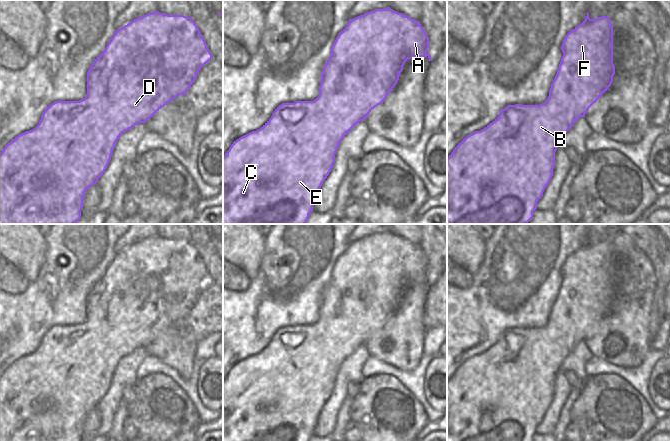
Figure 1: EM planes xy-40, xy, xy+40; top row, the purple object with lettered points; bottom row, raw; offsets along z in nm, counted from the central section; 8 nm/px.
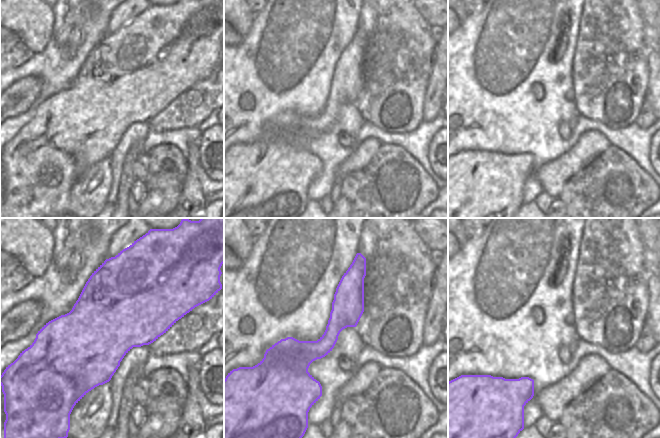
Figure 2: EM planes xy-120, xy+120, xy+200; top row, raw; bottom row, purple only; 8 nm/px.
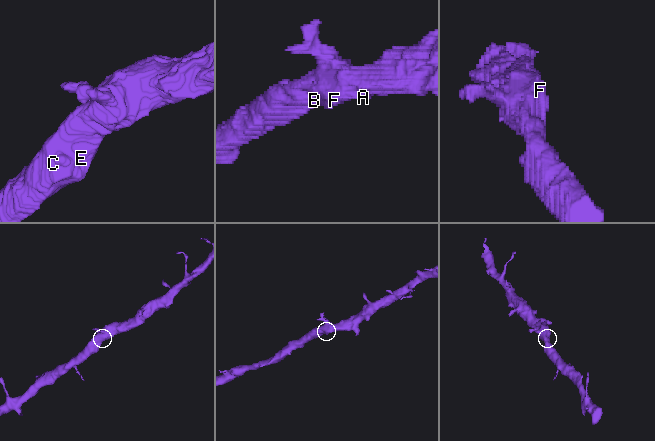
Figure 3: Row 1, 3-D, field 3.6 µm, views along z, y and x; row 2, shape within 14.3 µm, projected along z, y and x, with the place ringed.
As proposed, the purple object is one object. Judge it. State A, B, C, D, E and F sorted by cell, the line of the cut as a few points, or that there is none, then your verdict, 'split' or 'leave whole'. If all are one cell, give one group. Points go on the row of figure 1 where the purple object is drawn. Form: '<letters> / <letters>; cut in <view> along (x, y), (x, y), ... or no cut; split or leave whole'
A B C D E F; no cut; leave whole

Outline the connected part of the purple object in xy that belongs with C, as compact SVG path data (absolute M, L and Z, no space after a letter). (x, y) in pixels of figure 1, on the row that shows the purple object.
M388 7L386 9L376 9L374 11L370 11L364 15L360 15L354 19L349 19L347 26L337 36L337 38L331 48L331 56L329 57L329 59L327 60L324 68L323 68L323 72L321 74L321 84L319 86L319 96L314 101L296 101L294 103L282 103L275 109L271 118L260 129L258 129L256 131L252 131L252 132L240 137L236 141L234 141L233 144L231 145L231 147L229 148L229 150L223 156L223 224L305 224L309 218L309 214L313 211L313 206L317 200L319 190L320 190L323 182L325 181L325 179L327 178L327 176L329 175L329 173L331 172L331 170L333 168L333 164L335 162L335 154L339 148L339 144L340 144L341 140L360 121L365 121L365 118L369 115L369 113L371 112L372 109L374 109L375 107L377 107L378 105L380 105L381 103L383 103L385 101L387 96L391 93L391 91L397 84L397 82L399 80L399 76L403 70L403 66L408 59L412 59L414 57L427 56L429 58L429 61L433 60L431 58L431 55L427 53L428 48L429 48L429 38L428 38L425 30L421 26L420 22L416 21L402 13L398 13L398 12L394 11L393 9L391 9L390 7Z

